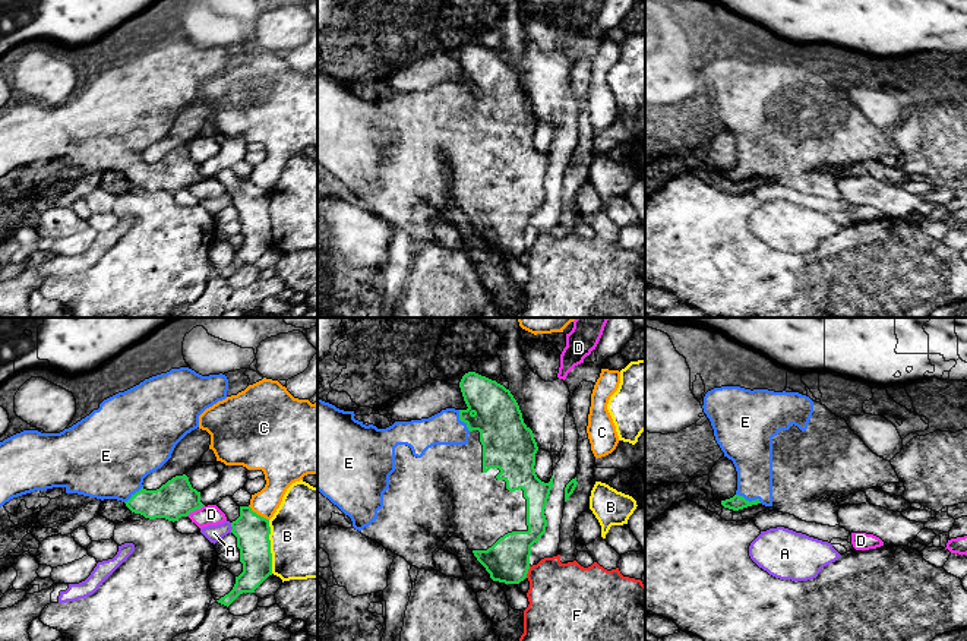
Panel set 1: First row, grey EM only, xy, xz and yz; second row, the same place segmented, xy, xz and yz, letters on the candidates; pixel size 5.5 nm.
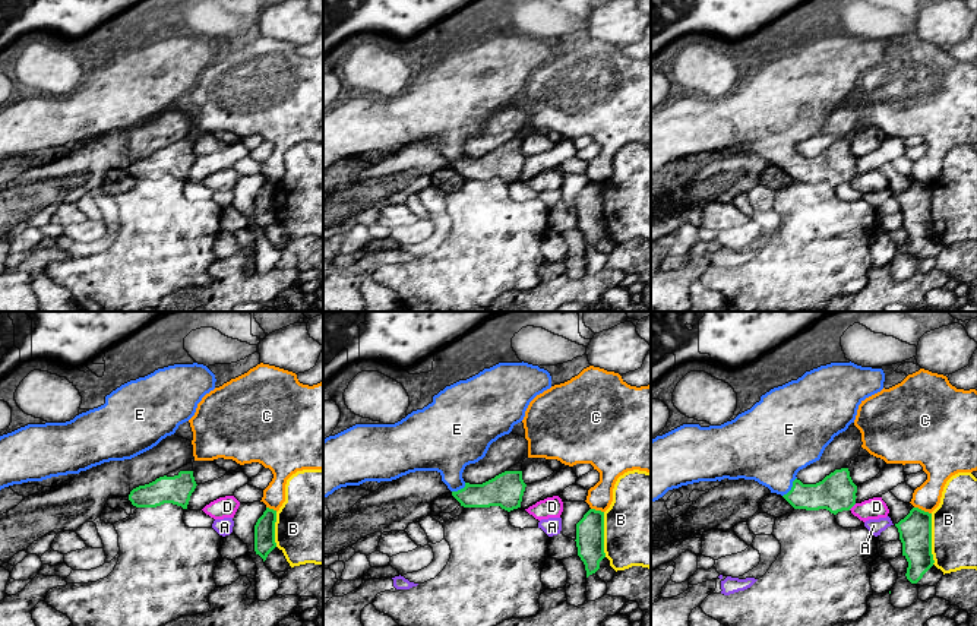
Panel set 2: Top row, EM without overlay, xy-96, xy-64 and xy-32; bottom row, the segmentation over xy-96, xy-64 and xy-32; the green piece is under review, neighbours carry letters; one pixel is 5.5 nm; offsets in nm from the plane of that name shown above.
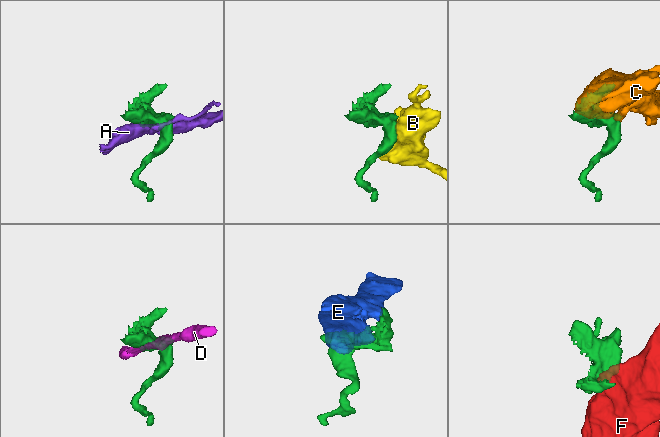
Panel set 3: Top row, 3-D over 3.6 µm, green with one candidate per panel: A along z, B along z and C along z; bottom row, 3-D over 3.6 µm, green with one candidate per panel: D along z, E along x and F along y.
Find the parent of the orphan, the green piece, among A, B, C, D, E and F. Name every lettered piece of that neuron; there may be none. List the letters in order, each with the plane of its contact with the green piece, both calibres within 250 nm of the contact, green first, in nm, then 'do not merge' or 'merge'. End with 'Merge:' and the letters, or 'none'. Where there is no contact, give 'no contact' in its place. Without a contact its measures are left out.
A: xy | 190/90 nm | do not merge
B: xy | 190/480 nm | do not merge
C: xy | 190/160 nm | do not merge
D: xy | 200/110 nm | do not merge
E: yz | 80/220 nm | merge
F: xz | 240/380 nm | do not merge
Merge: E

